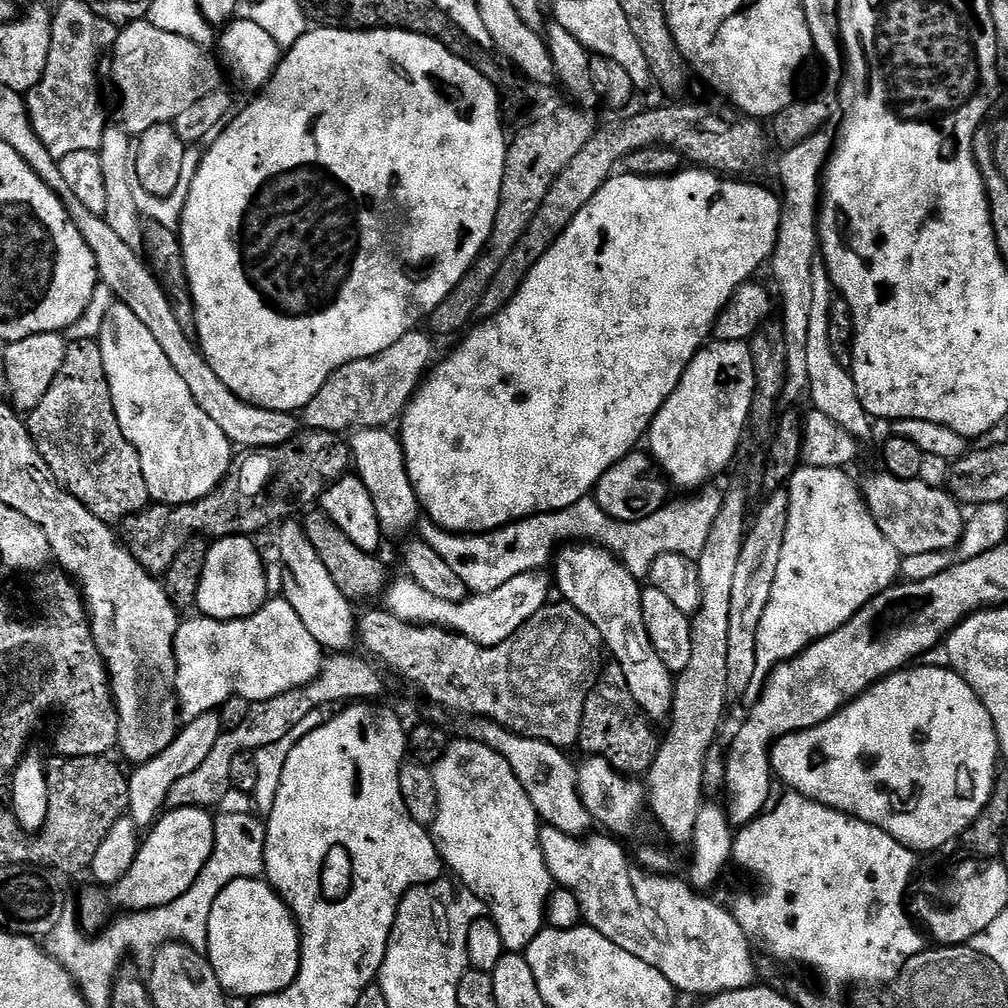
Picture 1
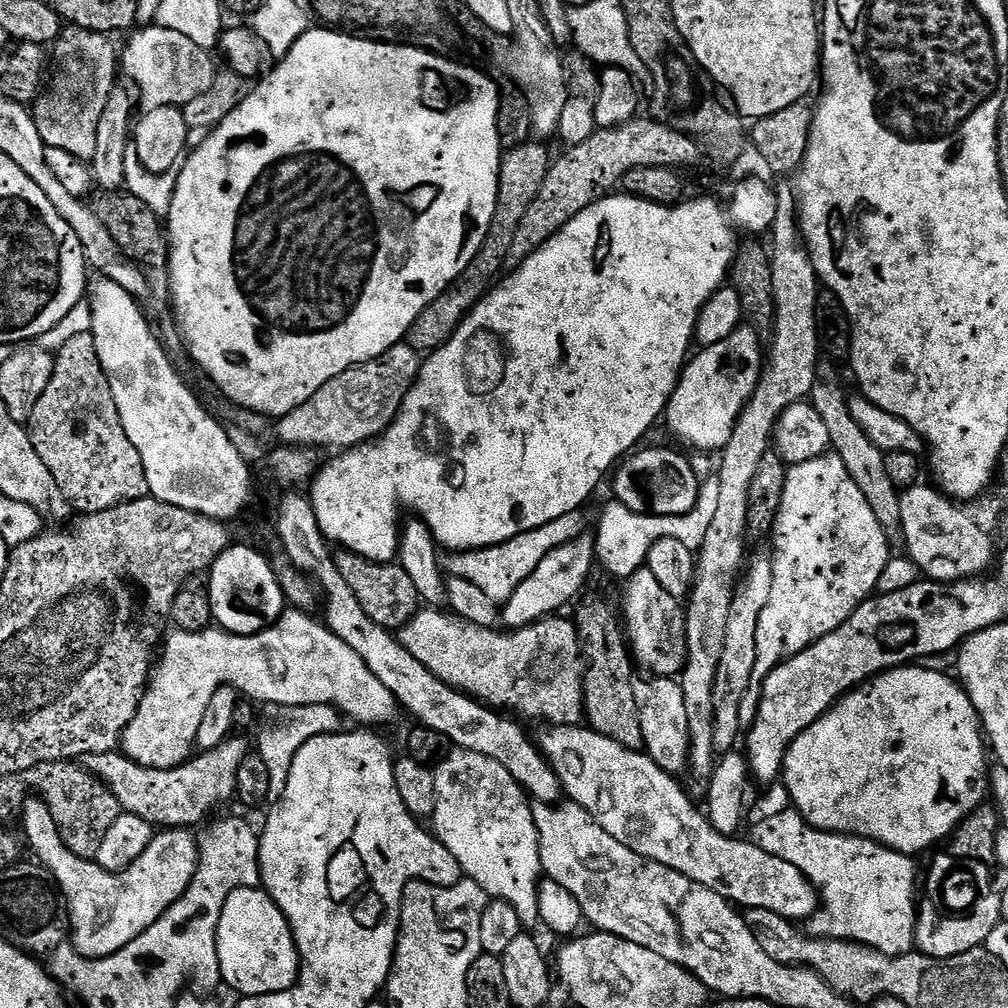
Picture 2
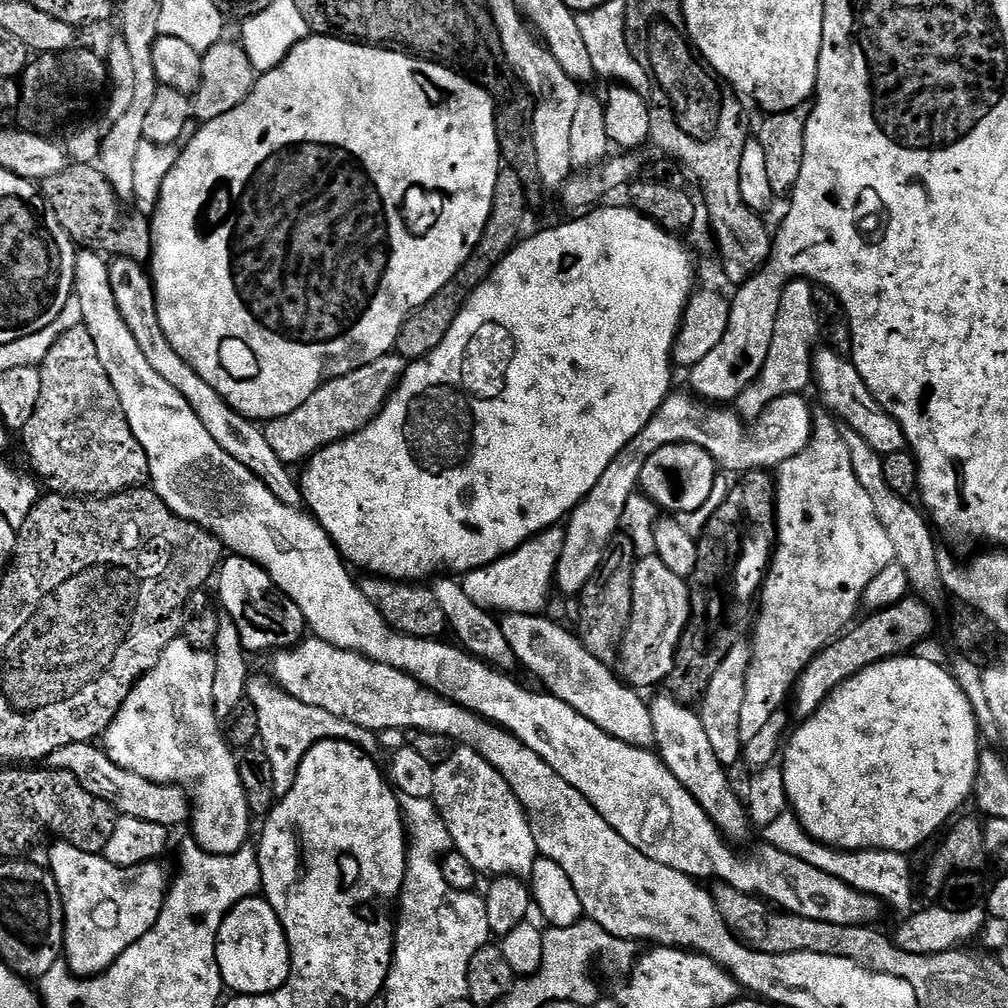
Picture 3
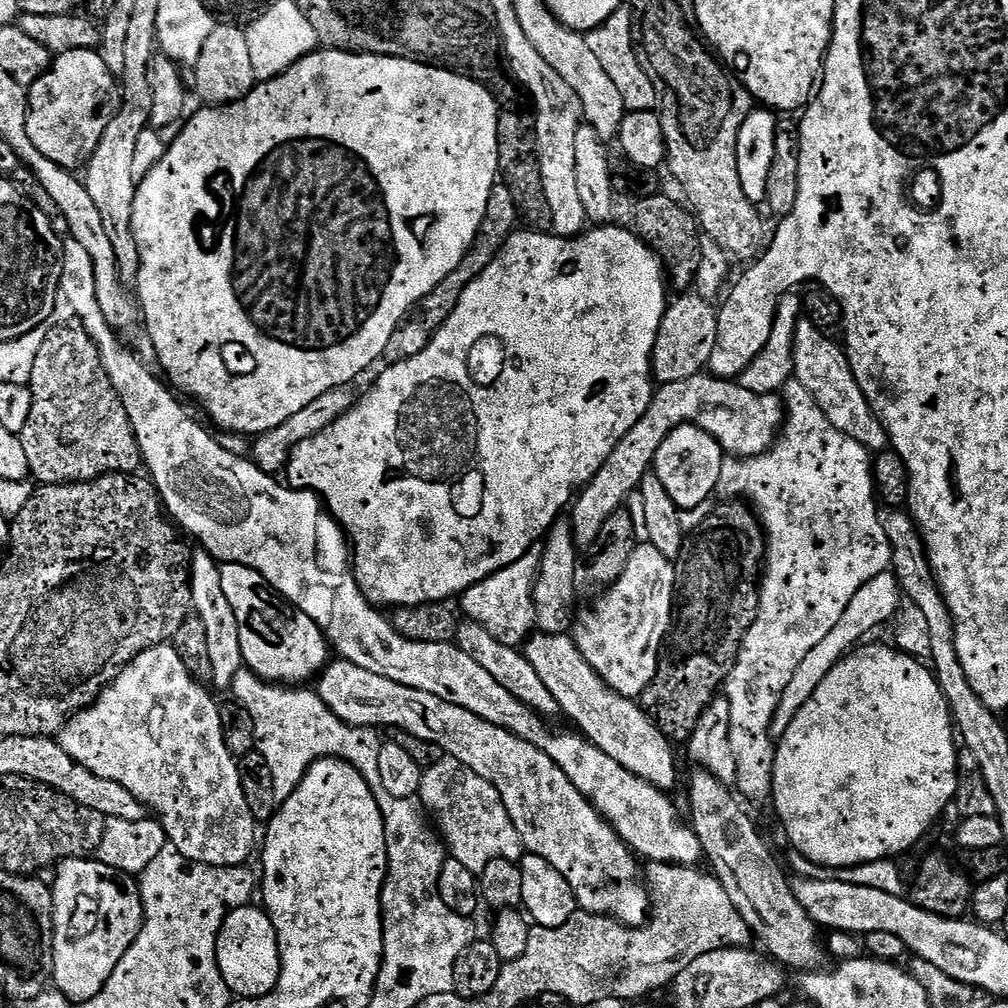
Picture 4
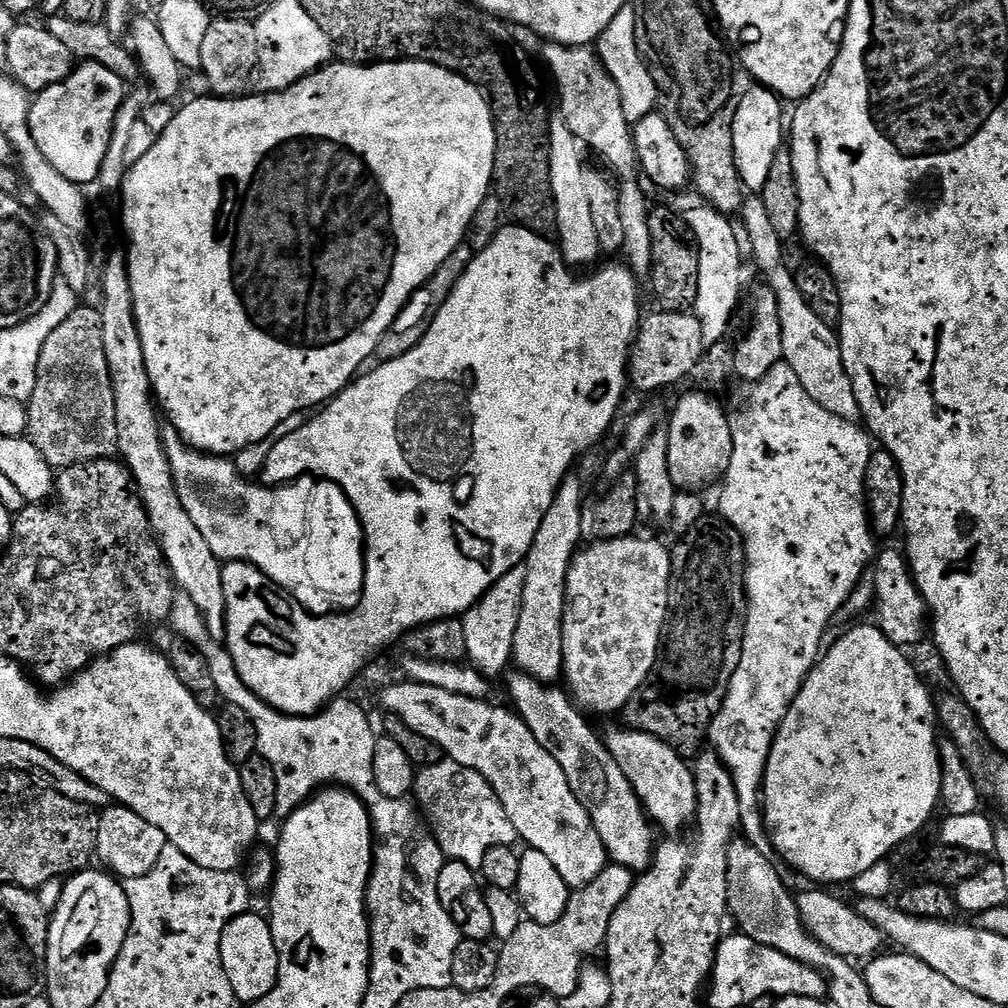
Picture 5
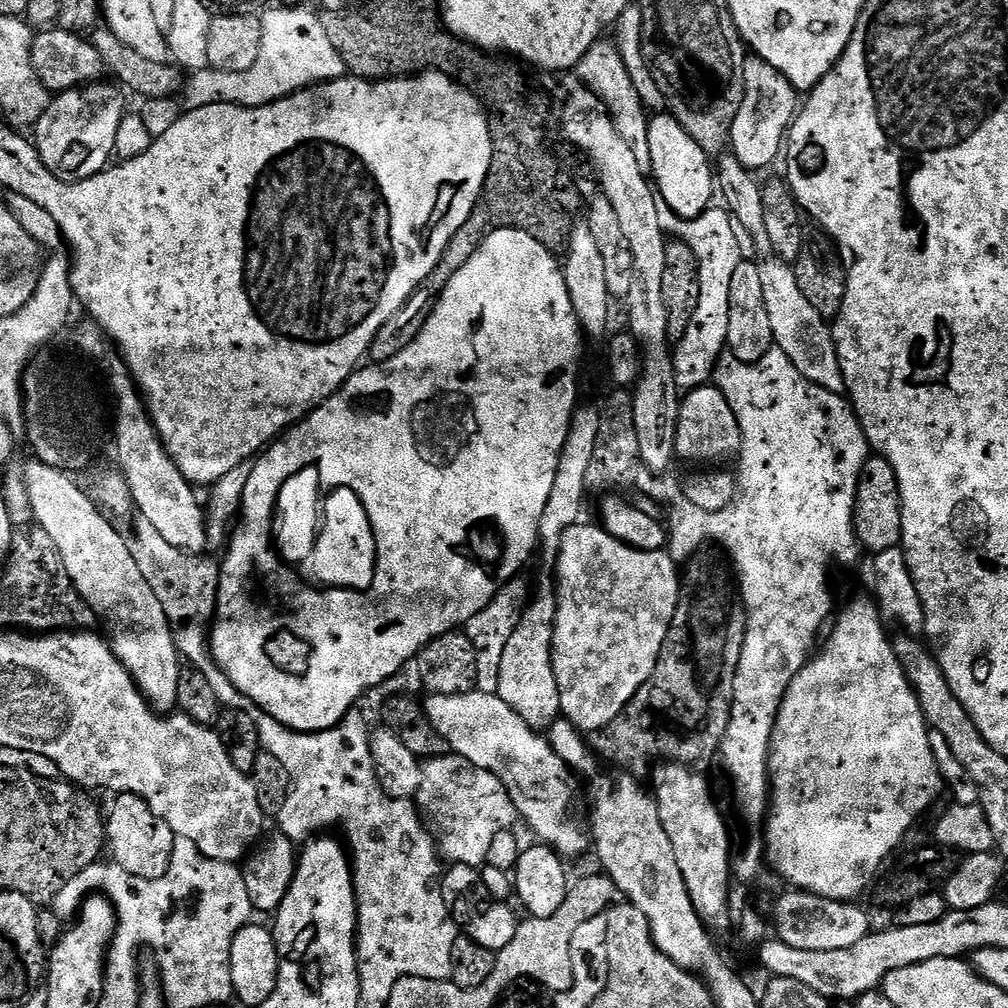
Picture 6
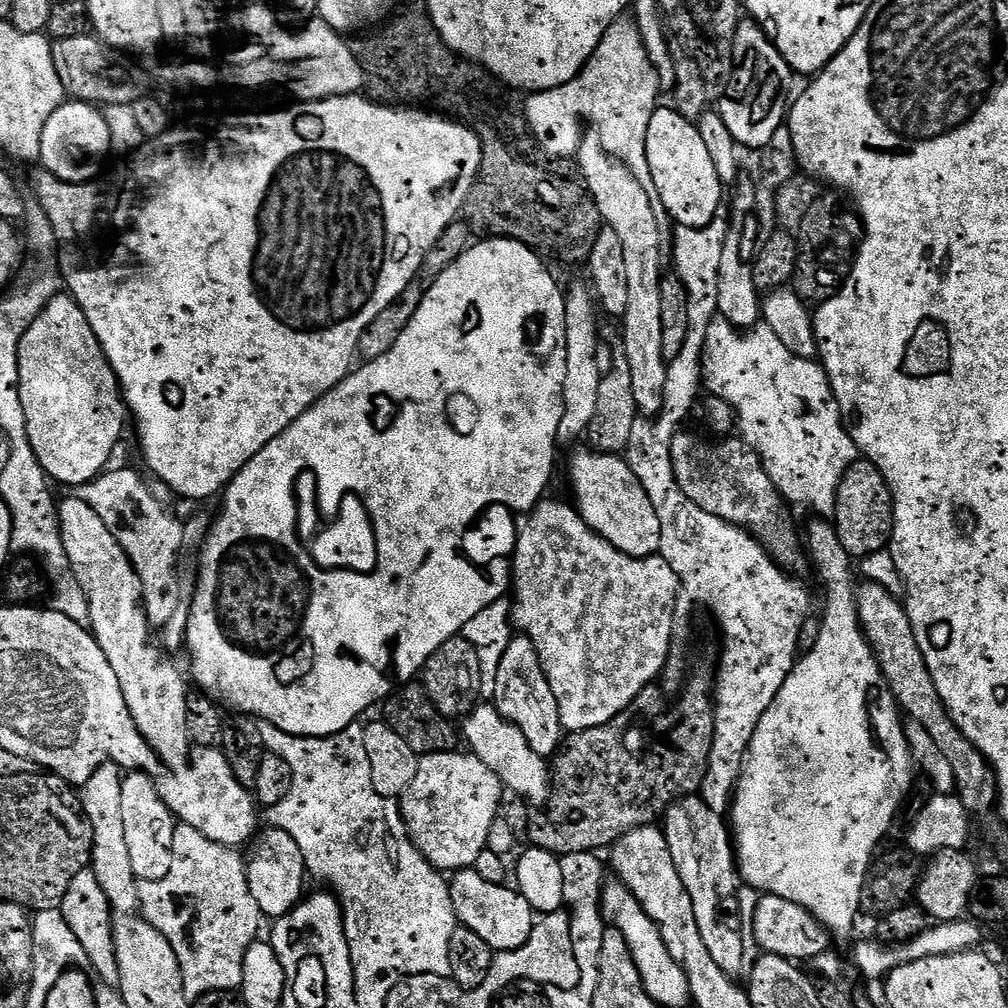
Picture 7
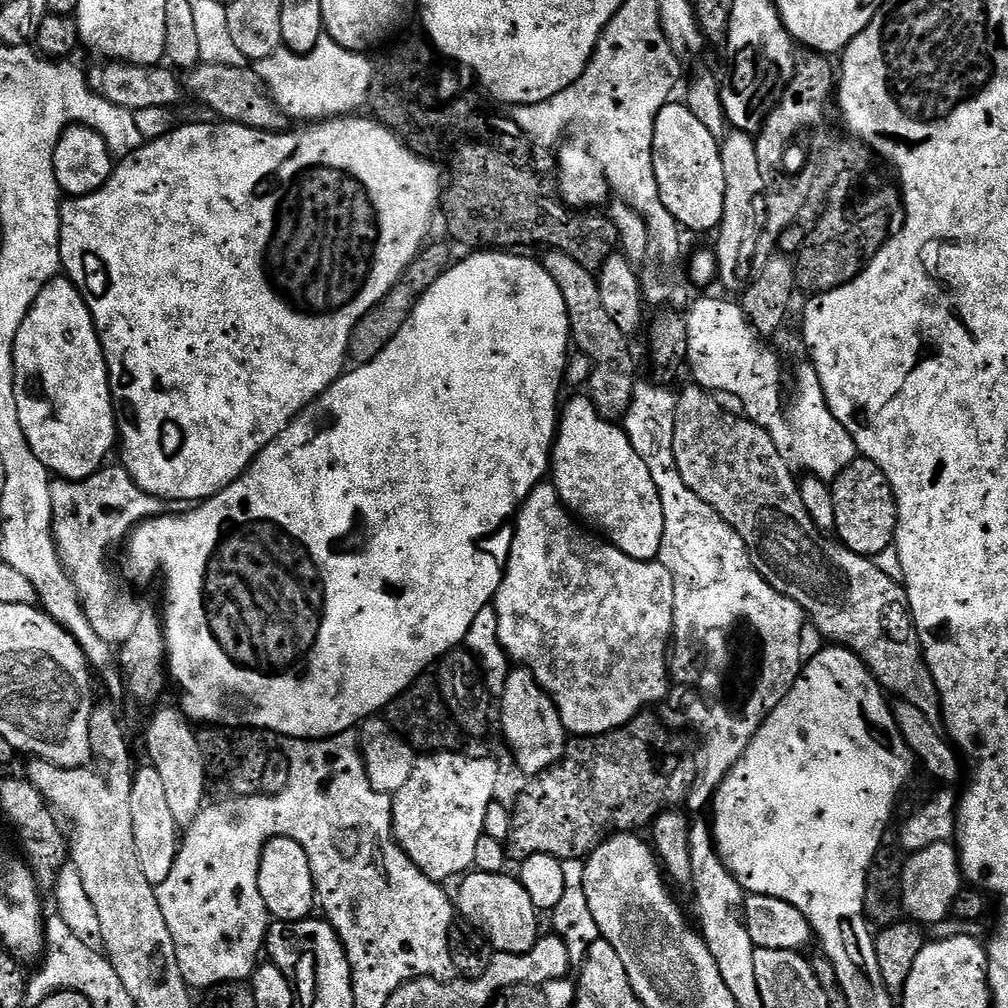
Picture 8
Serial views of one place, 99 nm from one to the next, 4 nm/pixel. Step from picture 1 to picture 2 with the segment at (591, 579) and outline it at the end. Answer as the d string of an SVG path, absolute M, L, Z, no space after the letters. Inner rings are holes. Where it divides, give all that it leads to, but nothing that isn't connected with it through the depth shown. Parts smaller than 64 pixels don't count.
M672 678L637 679L634 683L635 723L642 726L643 751L662 770L680 774L690 764L690 726L686 726L686 698L682 694L679 683Z

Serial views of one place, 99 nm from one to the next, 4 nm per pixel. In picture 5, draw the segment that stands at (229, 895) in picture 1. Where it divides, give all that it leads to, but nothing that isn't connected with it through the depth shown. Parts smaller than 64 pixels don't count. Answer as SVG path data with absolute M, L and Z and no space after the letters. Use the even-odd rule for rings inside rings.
M249 910L240 916L235 916L226 926L222 934L222 966L226 970L226 978L230 978L230 986L234 990L237 1001L241 1005L250 1006L270 990L278 982L278 970L280 969L280 959L278 950L274 946L274 934L272 925L267 919L255 916L255 911Z

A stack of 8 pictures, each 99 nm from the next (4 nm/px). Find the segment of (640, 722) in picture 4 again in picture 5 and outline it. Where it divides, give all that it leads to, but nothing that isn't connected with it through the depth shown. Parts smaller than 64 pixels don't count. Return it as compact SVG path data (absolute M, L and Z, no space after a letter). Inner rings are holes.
M627 726L619 727L610 729L608 733L605 731L602 739L607 744L614 762L622 766L649 817L668 832L676 832L683 824L697 818L700 799L696 789L696 774L689 761L687 764L684 761L687 759L681 753L656 736L637 732L635 728Z

